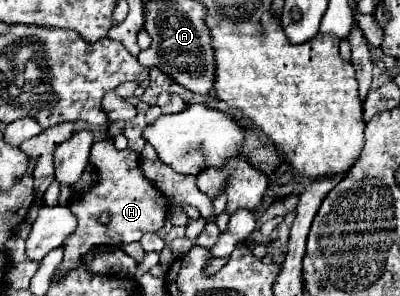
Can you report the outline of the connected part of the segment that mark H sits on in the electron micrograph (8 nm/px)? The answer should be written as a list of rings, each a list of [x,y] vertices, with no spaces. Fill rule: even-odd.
[[[113,140],[96,142],[90,150],[90,164],[96,168],[96,184],[88,194],[74,200],[72,212],[78,218],[78,228],[64,242],[64,260],[56,270],[56,276],[76,268],[80,258],[92,250],[92,246],[124,246],[142,238],[144,232],[158,232],[168,216],[168,198],[160,192],[140,170],[136,152],[116,150]],[[102,212],[110,214],[106,224],[100,222]]]

